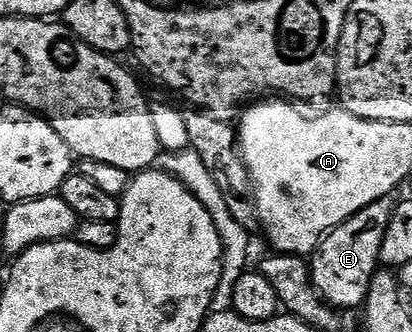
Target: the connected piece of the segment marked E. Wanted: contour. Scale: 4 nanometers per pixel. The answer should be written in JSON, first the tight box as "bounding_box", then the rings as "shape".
{"bounding_box":[311,197,394,312],"shape":[[[392,197],[380,198],[375,200],[375,204],[367,204],[367,208],[355,212],[355,216],[329,233],[313,251],[311,281],[330,306],[342,312],[353,310],[356,306],[357,309],[364,307],[371,280],[379,269],[383,236],[387,232],[387,224],[391,224],[394,205]]]}

